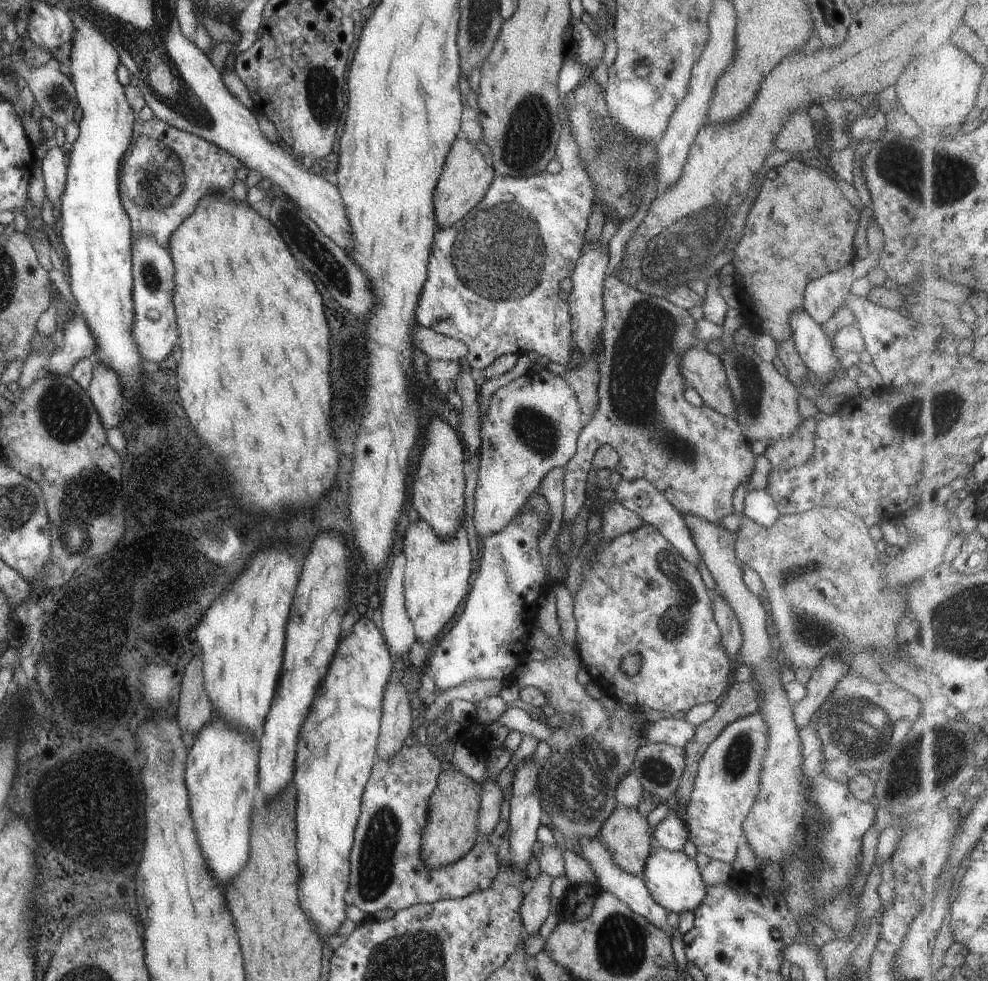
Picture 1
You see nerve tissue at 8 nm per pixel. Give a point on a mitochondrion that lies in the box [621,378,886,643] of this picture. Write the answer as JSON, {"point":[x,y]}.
{"point":[790,576]}

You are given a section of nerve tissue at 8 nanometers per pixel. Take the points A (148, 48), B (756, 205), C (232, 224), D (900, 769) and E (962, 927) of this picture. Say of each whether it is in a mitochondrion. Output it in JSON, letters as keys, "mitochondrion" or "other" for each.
{"A":"mitochondrion","B":"other","C":"other","D":"mitochondrion","E":"other"}

